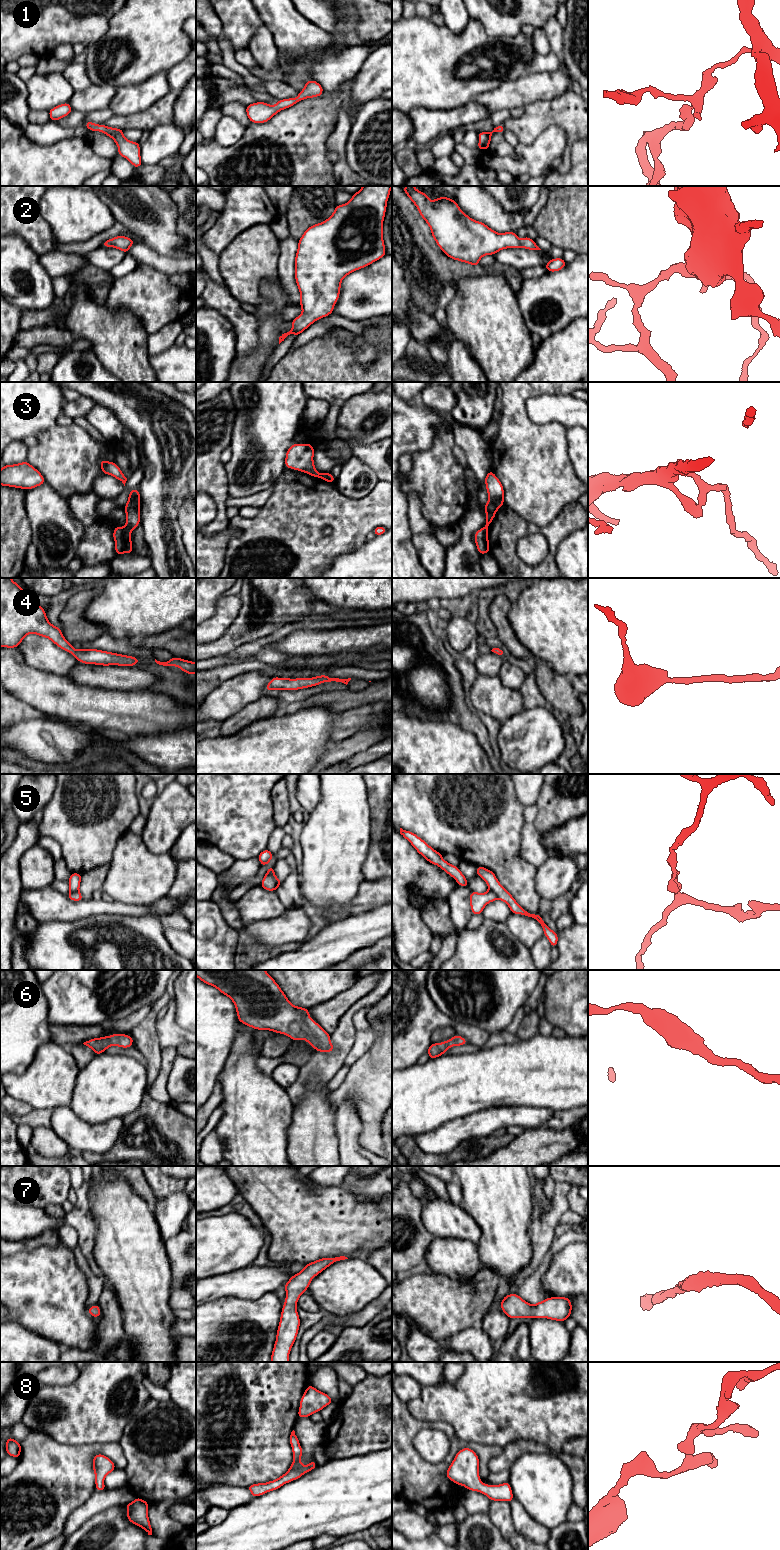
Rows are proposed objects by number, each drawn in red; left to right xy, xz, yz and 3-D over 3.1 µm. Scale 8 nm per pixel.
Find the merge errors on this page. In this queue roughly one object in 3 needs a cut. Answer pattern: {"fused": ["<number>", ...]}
{"fused": ["3", "5"]}

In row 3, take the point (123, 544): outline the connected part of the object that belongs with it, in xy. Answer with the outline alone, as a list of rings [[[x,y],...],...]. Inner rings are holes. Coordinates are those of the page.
[[[115,526],[113,531],[113,538],[115,541],[116,555],[123,553],[133,553],[133,546],[131,541],[130,532],[125,527]]]

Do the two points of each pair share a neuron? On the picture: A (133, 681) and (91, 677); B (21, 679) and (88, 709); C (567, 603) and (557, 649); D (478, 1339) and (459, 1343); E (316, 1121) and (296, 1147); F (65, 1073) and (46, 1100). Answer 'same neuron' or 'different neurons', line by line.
A: same neuron
B: same neuron
C: same neuron
D: same neuron
E: same neuron
F: same neuron

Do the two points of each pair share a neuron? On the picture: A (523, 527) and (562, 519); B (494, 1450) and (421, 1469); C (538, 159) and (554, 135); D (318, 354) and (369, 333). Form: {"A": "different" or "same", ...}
{"A": "same", "B": "same", "C": "same", "D": "same"}

